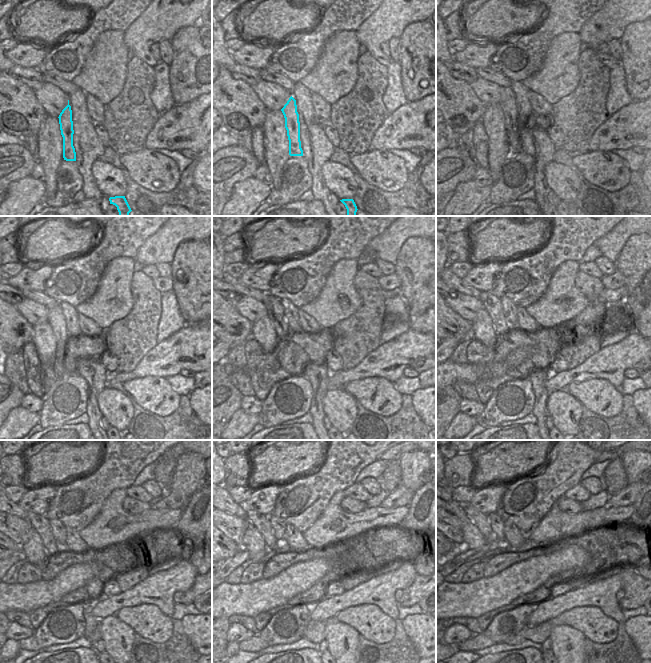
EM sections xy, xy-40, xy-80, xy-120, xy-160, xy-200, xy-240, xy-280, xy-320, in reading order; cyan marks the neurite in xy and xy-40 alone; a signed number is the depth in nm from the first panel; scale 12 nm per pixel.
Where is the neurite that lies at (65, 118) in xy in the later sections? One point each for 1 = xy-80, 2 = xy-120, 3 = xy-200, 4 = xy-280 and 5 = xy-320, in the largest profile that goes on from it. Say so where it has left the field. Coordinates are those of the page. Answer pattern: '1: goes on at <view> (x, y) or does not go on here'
1: goes on at xy-80 (508, 103)
2: goes on at xy-120 (56, 319)
3: goes on at xy-200 (492, 304)
4: goes on at xy-280 (260, 522)
5: goes on at xy-320 (481, 520)

